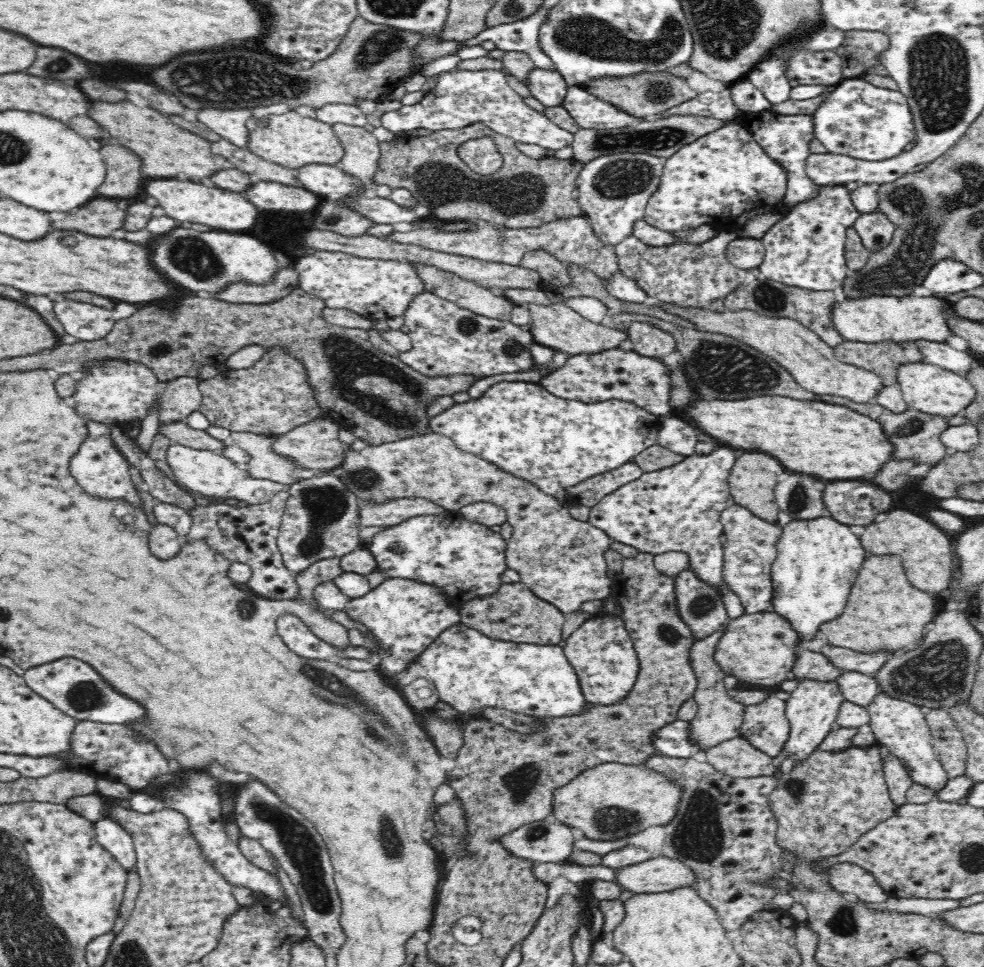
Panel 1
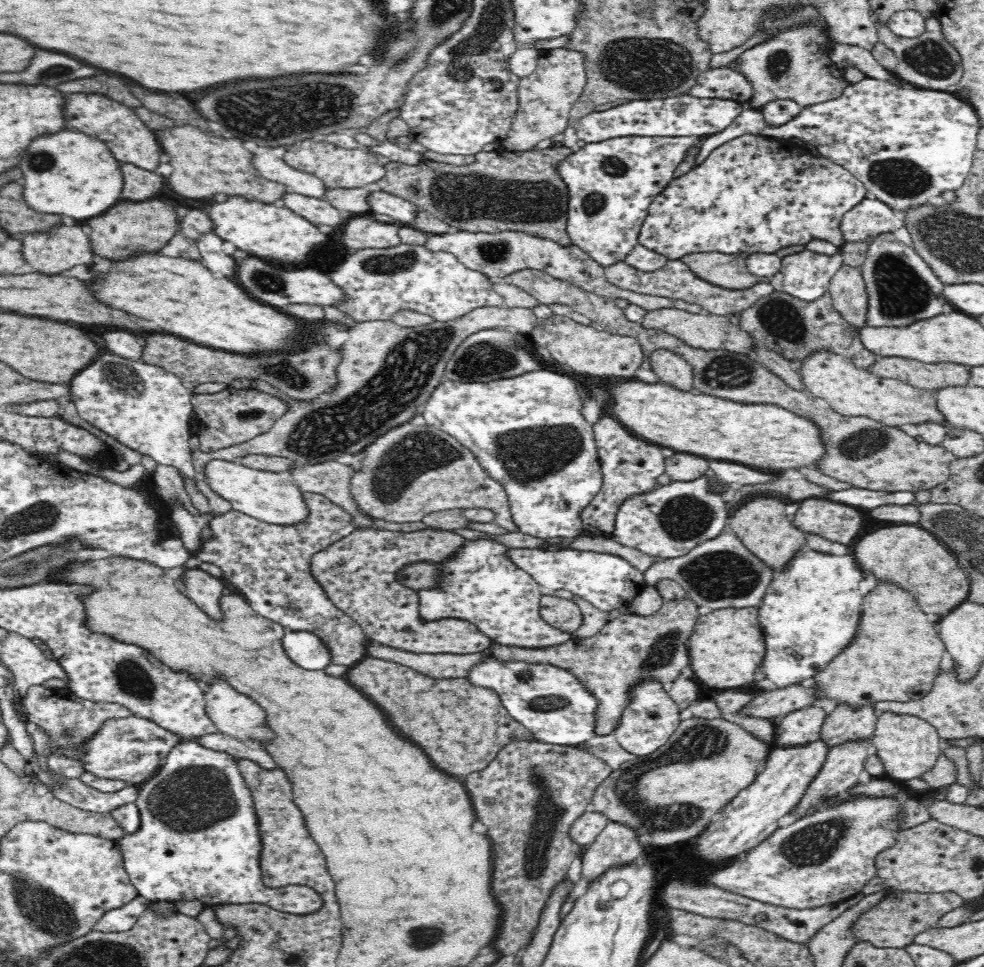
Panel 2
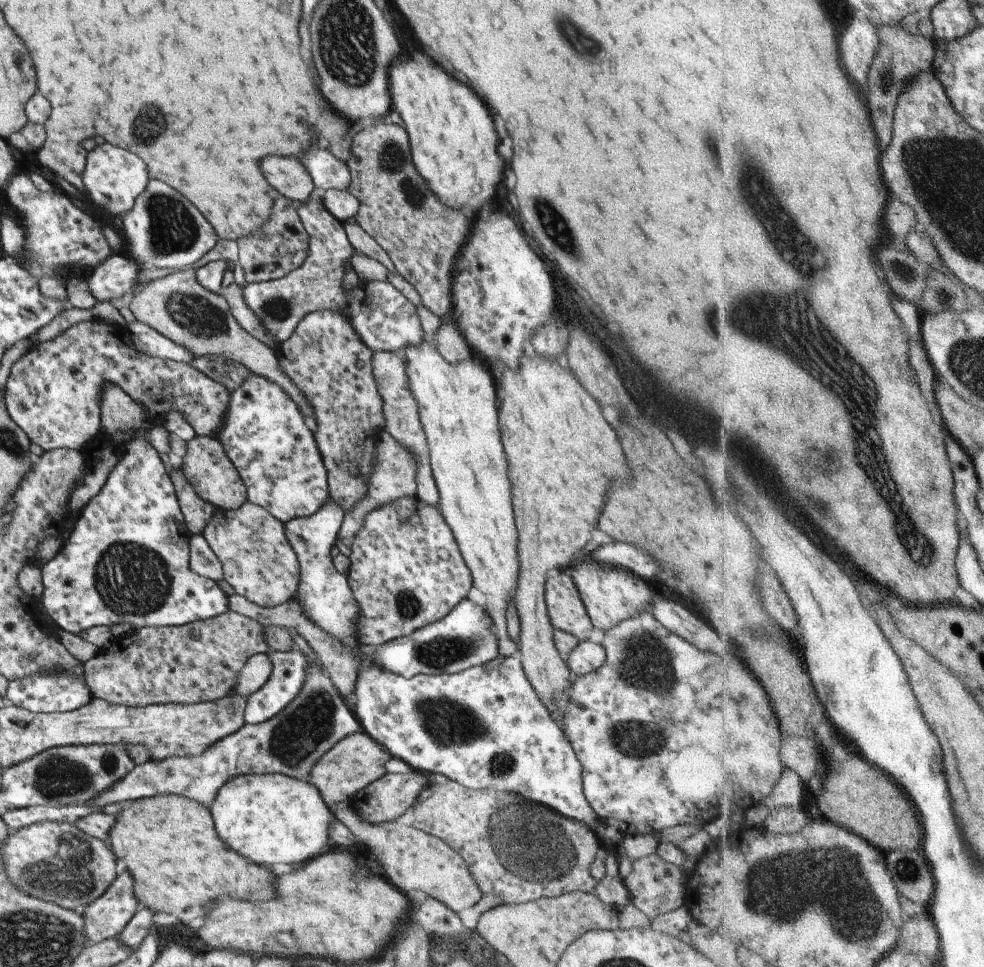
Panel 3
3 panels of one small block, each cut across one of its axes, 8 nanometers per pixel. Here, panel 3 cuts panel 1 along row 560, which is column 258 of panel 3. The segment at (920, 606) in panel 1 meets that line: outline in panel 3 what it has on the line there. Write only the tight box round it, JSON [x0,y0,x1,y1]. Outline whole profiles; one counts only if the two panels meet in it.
[107,795,275,925]

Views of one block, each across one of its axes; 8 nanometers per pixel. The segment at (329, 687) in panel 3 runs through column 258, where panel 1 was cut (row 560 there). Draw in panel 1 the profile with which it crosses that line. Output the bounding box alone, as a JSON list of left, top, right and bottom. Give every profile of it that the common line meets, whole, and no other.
[721,503,781,614]

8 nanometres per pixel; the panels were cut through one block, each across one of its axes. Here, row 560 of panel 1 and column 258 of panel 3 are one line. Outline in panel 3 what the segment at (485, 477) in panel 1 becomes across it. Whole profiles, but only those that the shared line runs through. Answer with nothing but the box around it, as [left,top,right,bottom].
[201,500,298,607]

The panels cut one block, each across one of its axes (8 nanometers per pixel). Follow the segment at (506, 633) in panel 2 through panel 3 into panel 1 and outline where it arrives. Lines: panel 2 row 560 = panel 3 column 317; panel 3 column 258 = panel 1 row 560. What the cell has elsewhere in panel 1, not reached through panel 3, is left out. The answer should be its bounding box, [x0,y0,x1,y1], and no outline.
[368,512,507,610]

